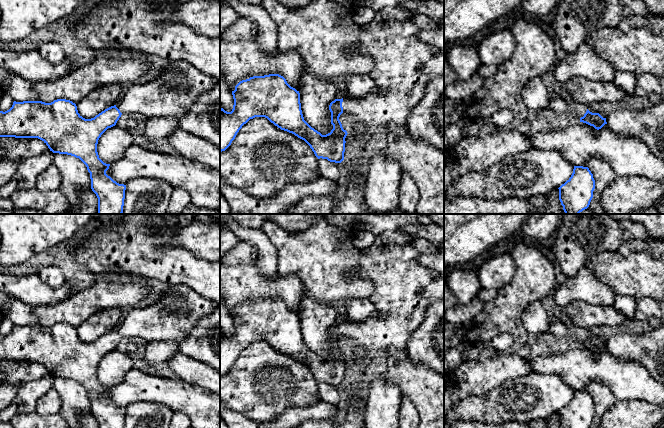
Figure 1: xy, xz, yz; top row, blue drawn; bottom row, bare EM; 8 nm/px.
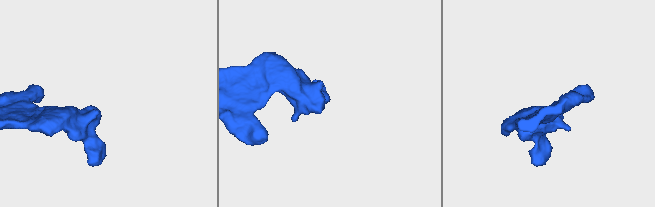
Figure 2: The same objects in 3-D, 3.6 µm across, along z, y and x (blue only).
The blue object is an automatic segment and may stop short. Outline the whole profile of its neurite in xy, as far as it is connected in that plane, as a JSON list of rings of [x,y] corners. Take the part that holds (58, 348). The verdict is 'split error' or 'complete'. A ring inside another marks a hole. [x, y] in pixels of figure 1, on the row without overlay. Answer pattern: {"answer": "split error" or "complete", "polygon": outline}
{"answer": "split error", "polygon": [[[171,284],[165,289],[160,299],[145,308],[129,309],[124,315],[119,326],[111,330],[94,342],[85,343],[77,334],[77,330],[70,324],[57,323],[51,327],[42,325],[13,326],[12,331],[3,336],[0,335],[0,361],[38,362],[42,364],[53,377],[67,378],[79,382],[90,397],[91,413],[98,422],[98,428],[124,428],[126,409],[119,408],[106,398],[110,388],[104,387],[98,379],[97,368],[101,359],[116,349],[122,338],[133,339],[138,342],[150,343],[154,341],[176,341],[178,343],[186,339],[192,328],[205,315],[212,313],[218,305],[209,299],[201,297],[194,289],[184,284]]]}

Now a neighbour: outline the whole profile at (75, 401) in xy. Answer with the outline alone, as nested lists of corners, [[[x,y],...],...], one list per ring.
[[[54,377],[53,388],[62,400],[59,414],[67,421],[69,428],[79,428],[80,417],[91,413],[86,389],[79,382],[59,377]]]

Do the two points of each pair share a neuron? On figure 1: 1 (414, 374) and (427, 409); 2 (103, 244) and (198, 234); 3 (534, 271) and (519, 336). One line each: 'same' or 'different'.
1: same
2: different
3: same

